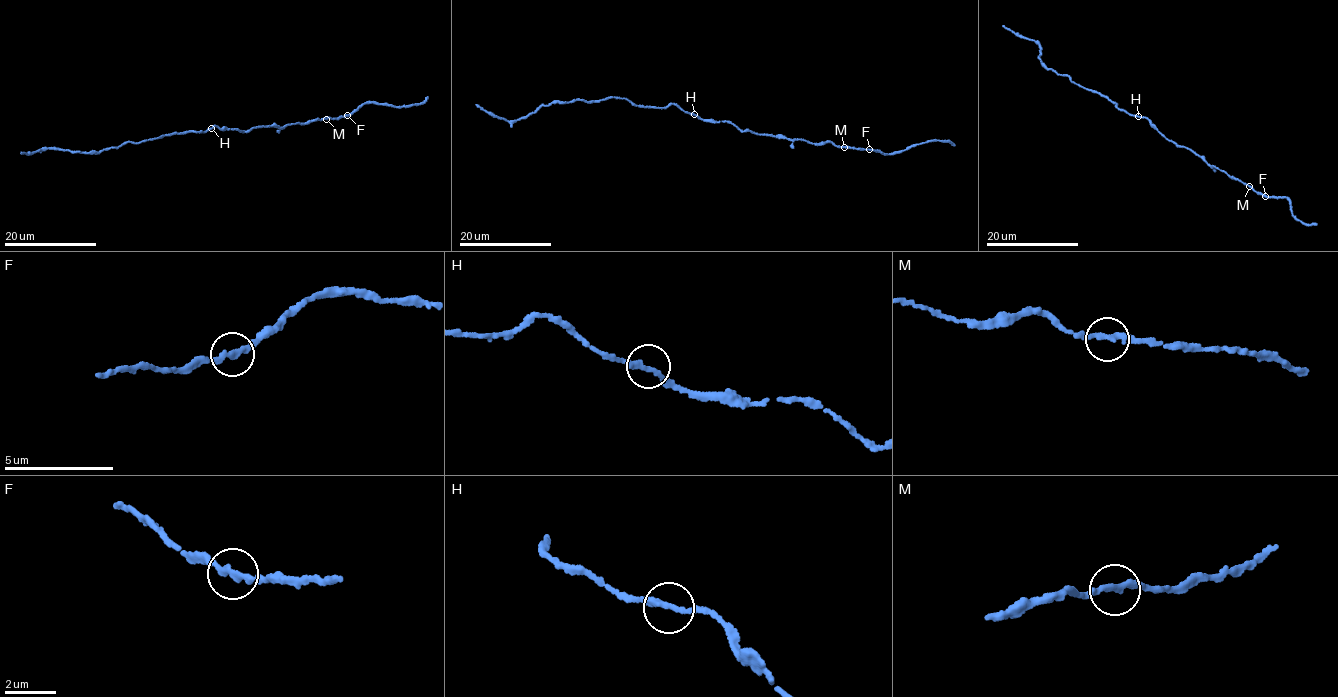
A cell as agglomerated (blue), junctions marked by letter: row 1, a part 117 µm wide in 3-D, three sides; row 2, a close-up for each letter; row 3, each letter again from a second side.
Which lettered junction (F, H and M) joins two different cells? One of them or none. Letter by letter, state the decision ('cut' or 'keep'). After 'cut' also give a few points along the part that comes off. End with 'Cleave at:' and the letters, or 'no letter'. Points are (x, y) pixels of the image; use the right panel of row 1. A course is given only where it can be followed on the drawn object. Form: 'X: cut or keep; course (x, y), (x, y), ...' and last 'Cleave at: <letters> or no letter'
F: keep
H: keep
M: keep
Cleave at: no letter

